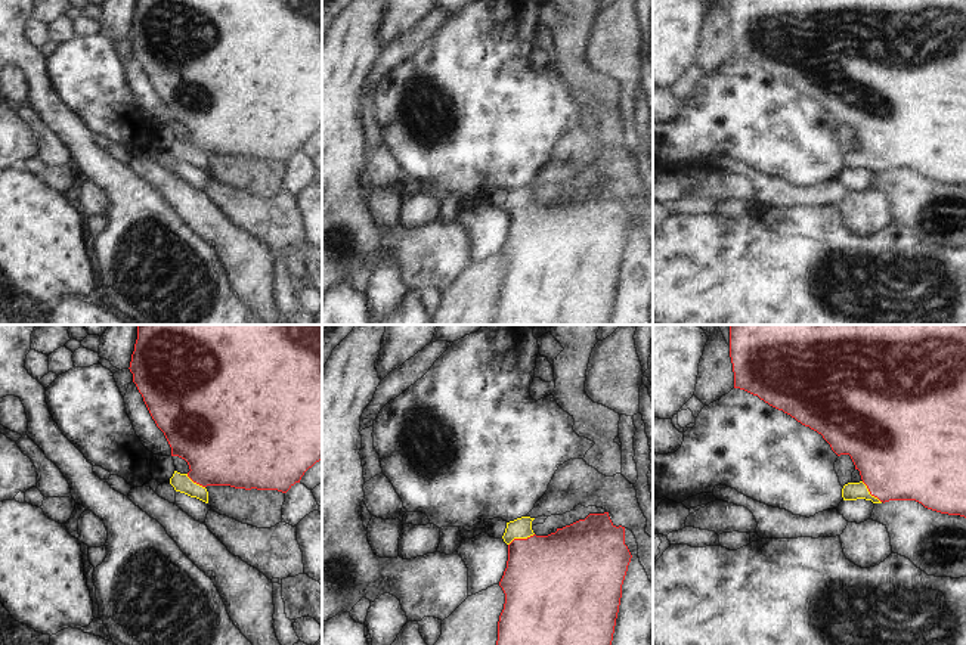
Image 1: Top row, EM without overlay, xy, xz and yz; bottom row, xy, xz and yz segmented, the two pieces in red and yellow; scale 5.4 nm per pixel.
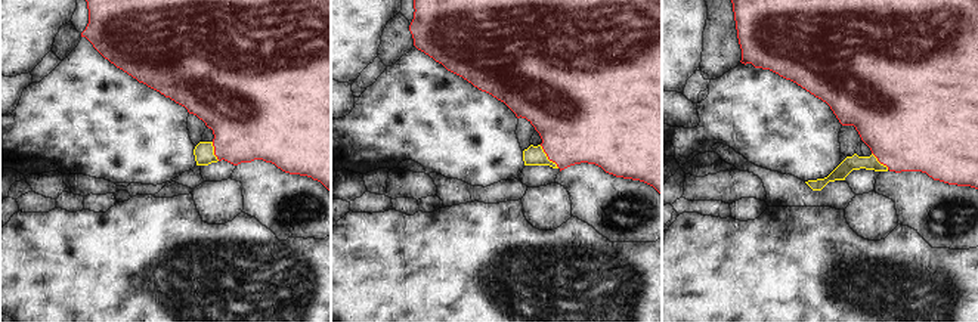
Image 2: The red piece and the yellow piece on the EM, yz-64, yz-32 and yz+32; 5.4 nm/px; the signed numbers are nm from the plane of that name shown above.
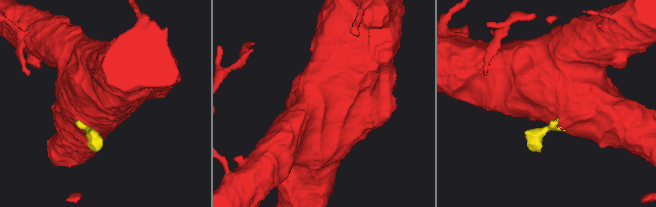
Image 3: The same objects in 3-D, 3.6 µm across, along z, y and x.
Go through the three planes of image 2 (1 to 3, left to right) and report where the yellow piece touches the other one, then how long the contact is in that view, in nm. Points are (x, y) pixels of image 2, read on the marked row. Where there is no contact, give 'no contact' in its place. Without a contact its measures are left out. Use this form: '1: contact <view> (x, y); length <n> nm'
1: contact yz-64 (214, 151); length 110 nm
2: contact yz-32 (547, 155); length 170 nm
3: contact yz+32 (879, 161); length 130 nm

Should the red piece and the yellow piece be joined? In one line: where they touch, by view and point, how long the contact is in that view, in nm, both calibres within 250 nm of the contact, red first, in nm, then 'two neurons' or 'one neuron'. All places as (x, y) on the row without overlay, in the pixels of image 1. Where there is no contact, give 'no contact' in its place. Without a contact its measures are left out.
meets red in xz at (520, 208); contact 160 nm long; 440 nm thick on the red side, 110 nm on the other; one neuron

